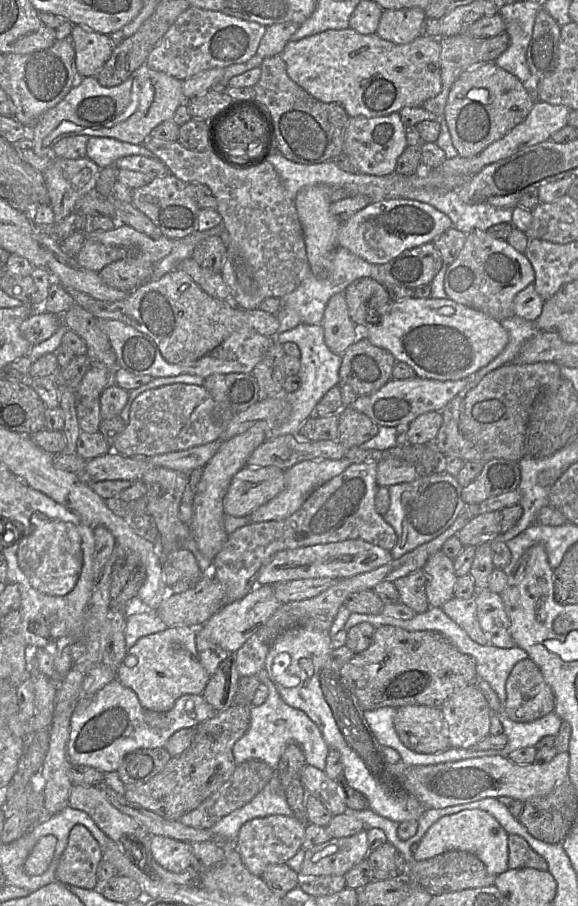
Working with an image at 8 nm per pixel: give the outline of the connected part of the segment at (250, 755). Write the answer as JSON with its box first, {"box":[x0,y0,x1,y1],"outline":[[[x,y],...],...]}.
{"box":[232,667,330,771],"outline":[[[265,667],[256,676],[268,687],[268,696],[261,705],[250,709],[249,728],[232,749],[235,763],[238,765],[250,759],[258,759],[276,770],[284,748],[288,743],[296,743],[302,749],[306,764],[324,771],[330,747],[318,726],[305,712],[289,706],[282,700]]]}

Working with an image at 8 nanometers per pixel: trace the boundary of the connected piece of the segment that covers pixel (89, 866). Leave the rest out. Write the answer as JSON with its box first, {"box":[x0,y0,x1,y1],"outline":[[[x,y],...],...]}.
{"box":[55,825,103,889],"outline":[[[75,825],[69,832],[67,845],[55,873],[55,880],[74,887],[95,889],[97,868],[103,860],[101,848],[83,825]]]}

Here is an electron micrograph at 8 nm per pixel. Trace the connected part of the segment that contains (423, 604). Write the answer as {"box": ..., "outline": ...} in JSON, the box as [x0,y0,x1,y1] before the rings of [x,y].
{"box":[394,569,431,613],"outline":[[[423,569],[412,572],[394,581],[400,595],[400,602],[423,613],[431,607],[426,596],[426,574]]]}

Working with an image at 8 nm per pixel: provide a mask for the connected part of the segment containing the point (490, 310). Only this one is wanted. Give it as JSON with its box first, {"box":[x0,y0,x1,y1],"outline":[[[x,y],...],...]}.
{"box":[444,230,535,321],"outline":[[[474,230],[467,234],[466,241],[457,258],[448,265],[444,276],[444,289],[449,299],[479,310],[496,321],[512,317],[513,301],[517,293],[534,283],[535,271],[524,253],[516,251],[506,240],[499,240],[487,231]]]}

